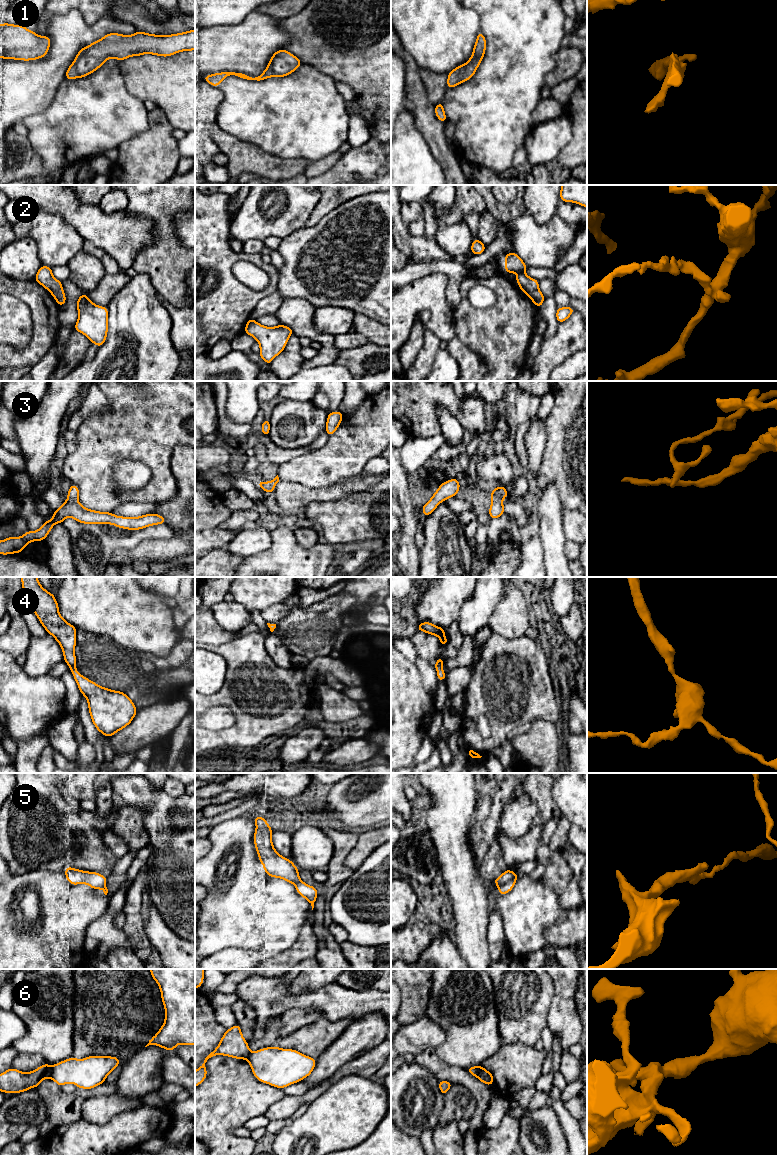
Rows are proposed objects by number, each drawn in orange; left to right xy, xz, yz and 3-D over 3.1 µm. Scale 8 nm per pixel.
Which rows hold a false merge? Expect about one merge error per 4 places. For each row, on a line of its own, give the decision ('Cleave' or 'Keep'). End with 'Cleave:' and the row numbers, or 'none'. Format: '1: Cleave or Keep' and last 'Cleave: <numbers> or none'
1: Keep
2: Cleave
3: Cleave
4: Keep
5: Cleave
6: Cleave
Cleave: 2, 3, 5, 6

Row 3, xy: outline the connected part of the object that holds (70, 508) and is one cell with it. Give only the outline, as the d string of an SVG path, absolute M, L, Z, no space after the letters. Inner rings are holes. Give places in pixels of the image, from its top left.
M67 499L58 509L54 510L53 518L45 521L35 532L27 531L21 537L8 537L0 541L0 554L19 554L28 543L43 541L56 523L63 523L64 519L71 517L83 524L112 524L116 527L139 530L148 526L165 524L163 516L156 513L145 514L139 517L116 516L111 512L99 512L85 508L76 500Z

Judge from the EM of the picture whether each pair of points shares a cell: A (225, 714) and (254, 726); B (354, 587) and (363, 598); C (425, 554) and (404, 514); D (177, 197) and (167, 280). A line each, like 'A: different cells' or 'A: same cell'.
A: different cells
B: same cell
C: different cells
D: same cell

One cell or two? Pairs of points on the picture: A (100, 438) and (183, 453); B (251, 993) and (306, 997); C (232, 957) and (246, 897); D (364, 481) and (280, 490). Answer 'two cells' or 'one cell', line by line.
A: two cells
B: one cell
C: two cells
D: one cell

